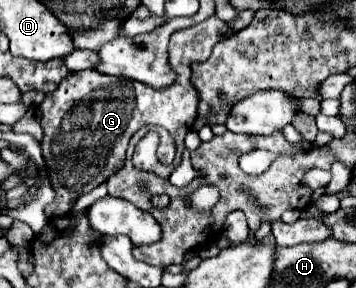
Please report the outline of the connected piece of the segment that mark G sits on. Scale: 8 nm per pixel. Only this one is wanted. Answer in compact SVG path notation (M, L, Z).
M212 16L192 28L176 30L170 36L168 62L176 74L174 84L154 90L146 84L128 78L106 76L96 70L82 70L68 74L54 92L50 92L40 104L42 110L42 156L46 162L50 184L56 192L52 204L46 206L48 218L66 216L72 202L98 184L104 184L114 172L118 172L126 158L130 138L146 124L164 124L176 142L176 150L184 150L184 136L198 118L198 92L190 84L192 64L210 58L214 44L226 32L226 22Z

